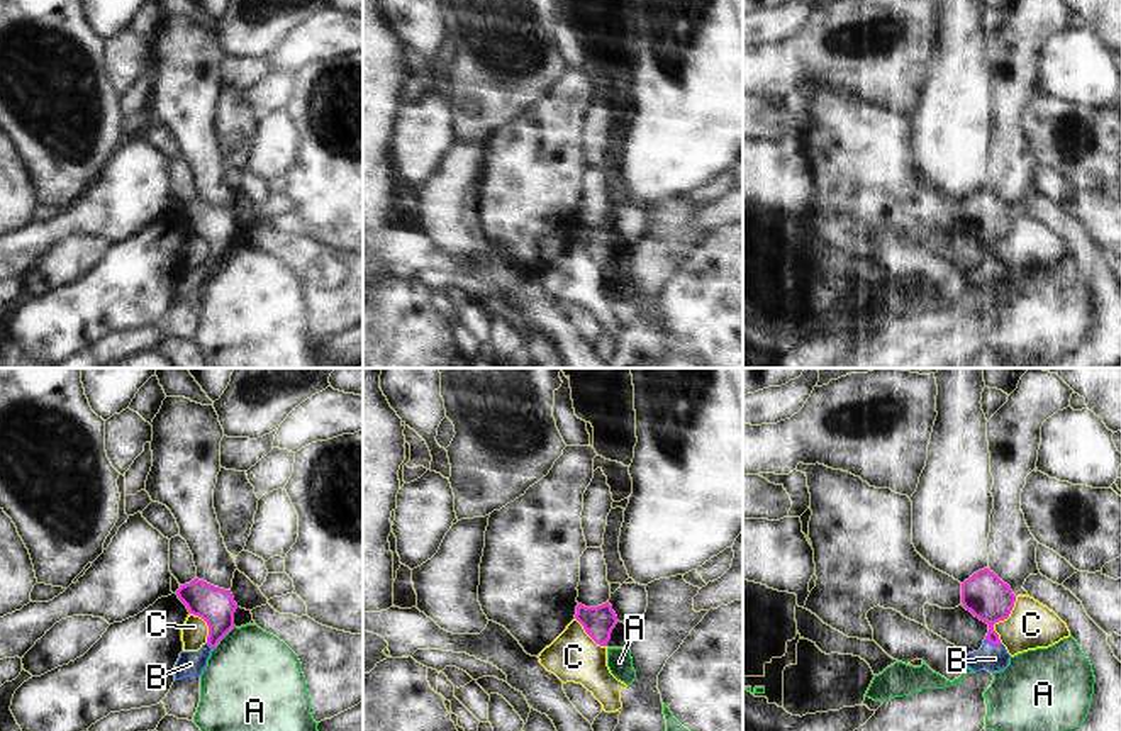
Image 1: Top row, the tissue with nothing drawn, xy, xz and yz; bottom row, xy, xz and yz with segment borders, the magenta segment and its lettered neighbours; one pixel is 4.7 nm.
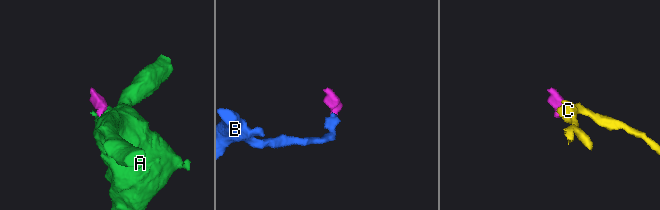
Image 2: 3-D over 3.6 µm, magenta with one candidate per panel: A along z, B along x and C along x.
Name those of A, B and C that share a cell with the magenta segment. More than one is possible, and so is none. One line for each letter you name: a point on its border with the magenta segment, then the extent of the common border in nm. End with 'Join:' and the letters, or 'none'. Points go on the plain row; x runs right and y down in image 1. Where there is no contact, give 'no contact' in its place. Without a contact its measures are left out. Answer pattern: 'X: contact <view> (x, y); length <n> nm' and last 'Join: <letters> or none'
B: contact yz (994, 265); length 80 nm
Join: B

